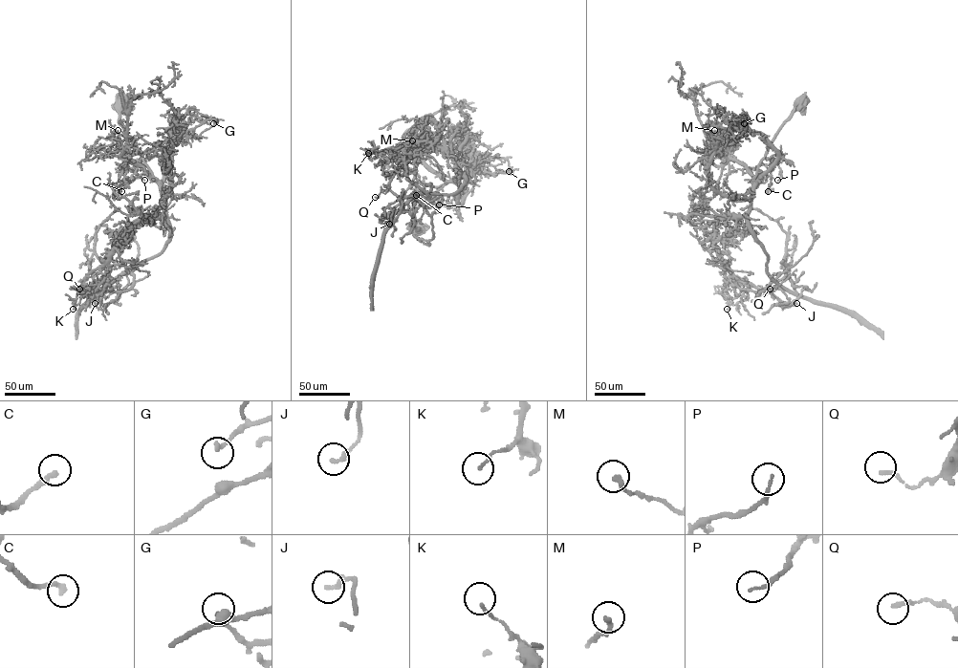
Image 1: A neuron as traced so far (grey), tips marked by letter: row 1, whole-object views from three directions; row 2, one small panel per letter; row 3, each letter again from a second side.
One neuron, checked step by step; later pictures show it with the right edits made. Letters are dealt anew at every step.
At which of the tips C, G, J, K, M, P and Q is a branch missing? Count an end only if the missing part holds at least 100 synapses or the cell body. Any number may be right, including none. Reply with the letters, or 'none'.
none

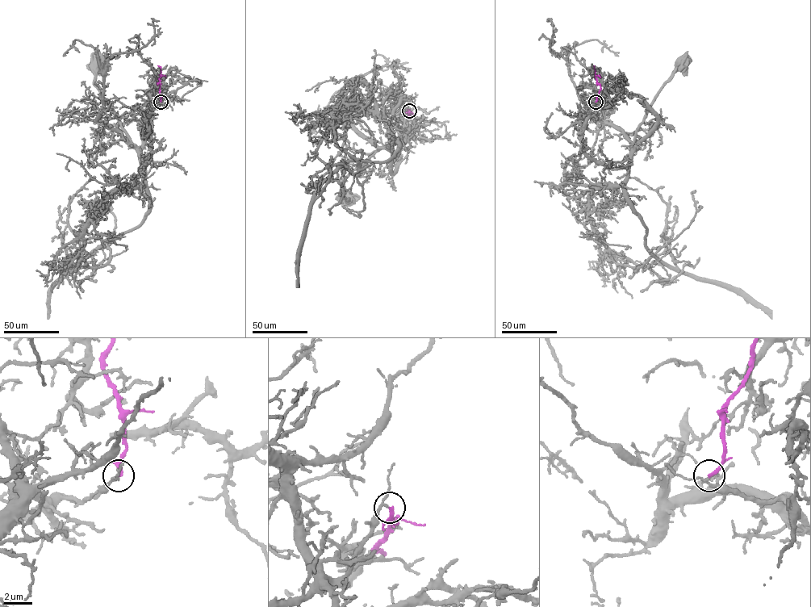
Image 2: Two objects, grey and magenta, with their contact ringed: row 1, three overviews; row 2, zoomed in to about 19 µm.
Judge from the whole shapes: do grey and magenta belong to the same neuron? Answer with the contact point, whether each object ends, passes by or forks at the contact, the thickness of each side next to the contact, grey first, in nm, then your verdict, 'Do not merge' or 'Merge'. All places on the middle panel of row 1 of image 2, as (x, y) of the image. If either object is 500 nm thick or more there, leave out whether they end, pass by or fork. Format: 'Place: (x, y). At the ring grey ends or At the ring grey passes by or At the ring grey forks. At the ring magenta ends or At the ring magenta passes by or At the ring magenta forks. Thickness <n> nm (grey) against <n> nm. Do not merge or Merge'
Place: (409, 110). At the ring grey passes by. At the ring magenta ends. Thickness 140 nm (grey) against 240 nm. Do not merge

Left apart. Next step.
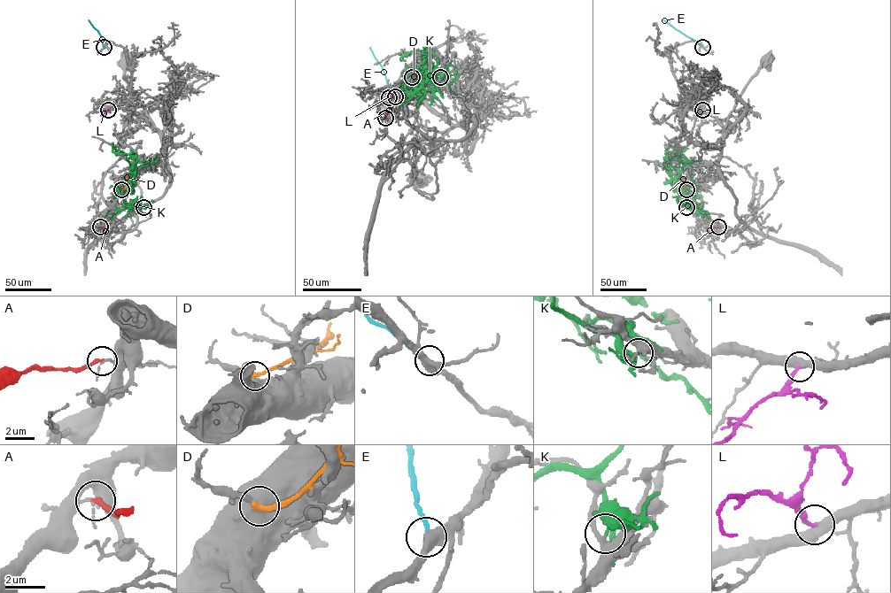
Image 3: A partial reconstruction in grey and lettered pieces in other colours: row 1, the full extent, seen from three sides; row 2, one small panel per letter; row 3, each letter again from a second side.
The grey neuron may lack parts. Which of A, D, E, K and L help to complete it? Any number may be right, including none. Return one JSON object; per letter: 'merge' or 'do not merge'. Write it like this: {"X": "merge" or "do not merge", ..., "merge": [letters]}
{"A": "do not merge", "D": "do not merge", "E": "do not merge", "K": "do not merge", "L": "merge", "merge": ["L"]}

